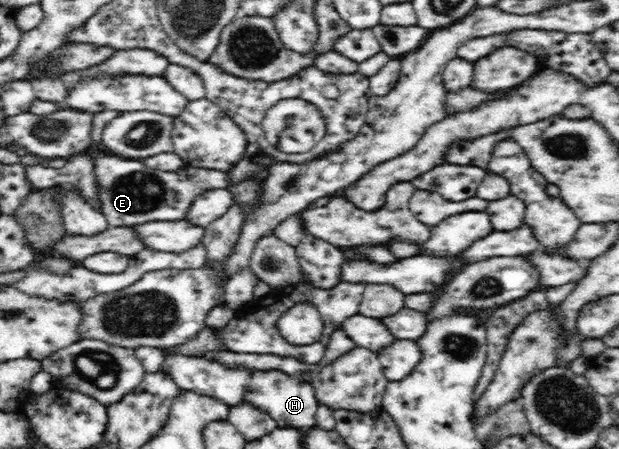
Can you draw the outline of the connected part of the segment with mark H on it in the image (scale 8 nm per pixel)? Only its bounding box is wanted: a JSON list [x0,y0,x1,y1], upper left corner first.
[163,355,318,427]

